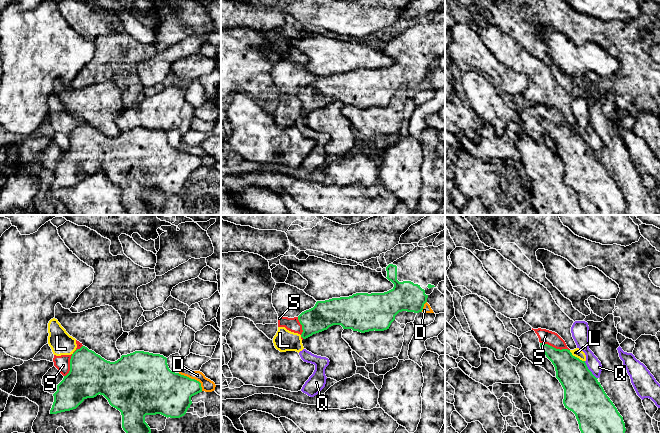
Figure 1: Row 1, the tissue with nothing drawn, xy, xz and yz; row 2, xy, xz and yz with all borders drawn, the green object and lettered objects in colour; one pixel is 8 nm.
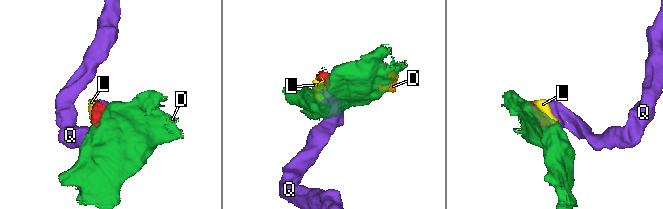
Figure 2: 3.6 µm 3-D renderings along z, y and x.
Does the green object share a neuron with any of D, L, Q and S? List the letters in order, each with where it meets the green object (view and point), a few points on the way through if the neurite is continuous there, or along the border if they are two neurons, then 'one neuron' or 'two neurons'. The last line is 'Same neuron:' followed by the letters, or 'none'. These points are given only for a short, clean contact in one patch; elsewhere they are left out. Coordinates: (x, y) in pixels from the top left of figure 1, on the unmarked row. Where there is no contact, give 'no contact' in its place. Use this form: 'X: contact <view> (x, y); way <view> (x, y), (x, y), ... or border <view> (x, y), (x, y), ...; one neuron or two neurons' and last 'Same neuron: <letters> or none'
D: contact xy (193, 155); border xy (178, 149), (196, 155), (200, 159), (202, 166); two neurons
L: contact yz (576, 133); border yz (569, 126), (573, 131), (584, 137); two neurons
Q: contact yz (589, 146); border yz (584, 137), (587, 144), (597, 154); two neurons
S: contact xy (70, 136); border xy (82, 121), (72, 130), (70, 146), (64, 152); two neurons
Same neuron: none

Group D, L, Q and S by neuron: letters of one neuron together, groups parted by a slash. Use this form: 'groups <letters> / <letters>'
groups D / L Q S

